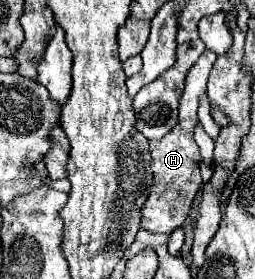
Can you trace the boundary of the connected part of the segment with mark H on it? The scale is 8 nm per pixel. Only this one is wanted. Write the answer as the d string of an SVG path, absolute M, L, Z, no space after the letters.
M205 51L197 63L191 67L187 79L185 79L185 91L179 103L179 123L173 127L169 135L165 135L159 141L151 141L151 169L153 169L153 187L149 189L147 203L143 207L143 217L141 217L141 227L153 233L171 233L173 229L181 227L183 221L187 219L189 207L193 203L193 197L201 185L201 175L199 175L199 163L201 163L201 153L199 147L193 139L193 131L199 125L197 119L197 107L201 95L205 95L205 83L211 73L211 67L217 59L215 51Z

